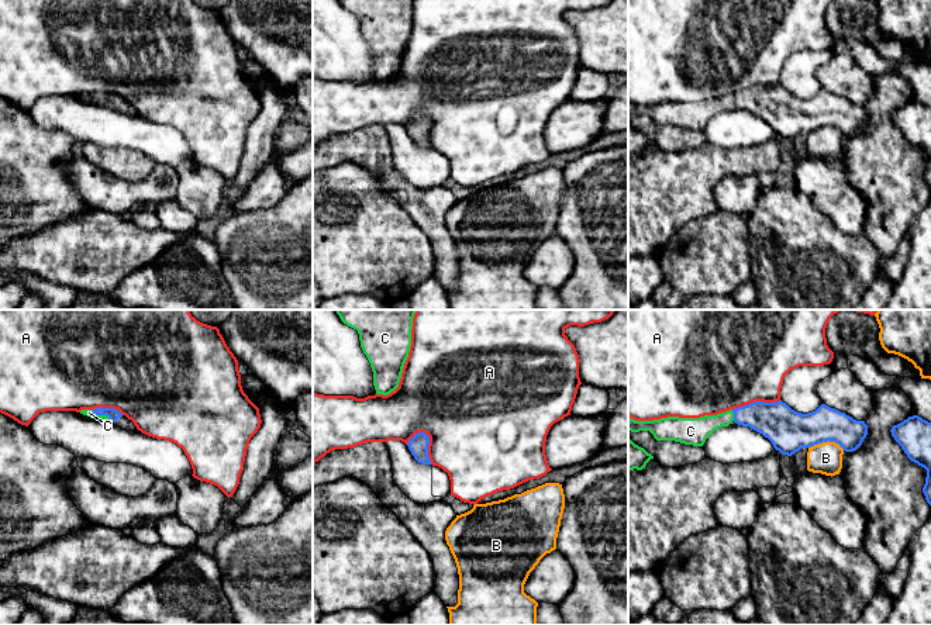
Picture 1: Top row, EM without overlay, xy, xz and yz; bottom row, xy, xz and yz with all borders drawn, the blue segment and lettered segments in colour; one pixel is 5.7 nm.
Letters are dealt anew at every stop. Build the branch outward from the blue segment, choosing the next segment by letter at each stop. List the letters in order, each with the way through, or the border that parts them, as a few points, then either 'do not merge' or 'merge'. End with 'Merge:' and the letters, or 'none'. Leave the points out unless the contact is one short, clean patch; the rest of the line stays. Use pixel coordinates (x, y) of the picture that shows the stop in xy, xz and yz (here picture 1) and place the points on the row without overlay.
A: do not merge
B: do not merge
C: merge
Merge: C

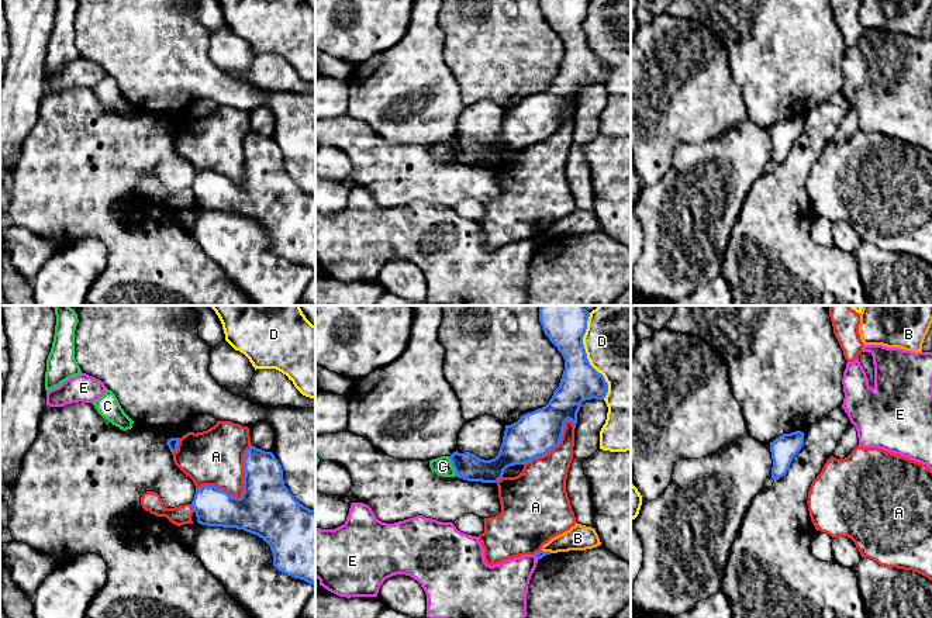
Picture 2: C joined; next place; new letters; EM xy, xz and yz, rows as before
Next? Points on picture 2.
A: do not merge
B: do not merge
C: do not merge
D: do not merge
E: along xz (534, 240), (537, 245) | do not merge
Merge: none

